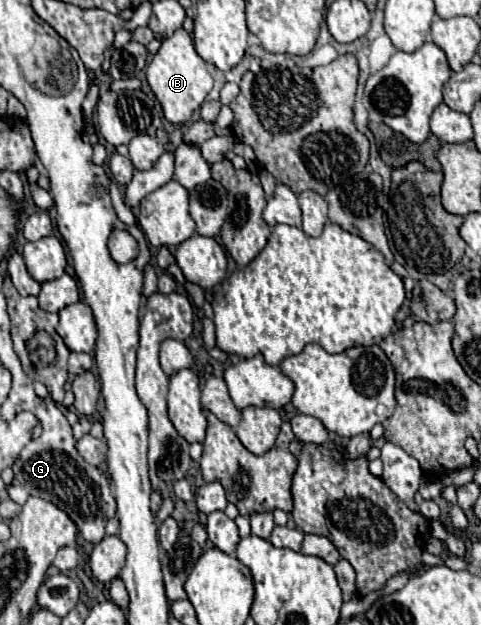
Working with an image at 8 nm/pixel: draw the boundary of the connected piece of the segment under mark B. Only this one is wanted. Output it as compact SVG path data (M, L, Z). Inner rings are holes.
M177 29L171 37L167 37L161 43L161 49L147 65L147 81L163 107L165 119L175 125L189 121L193 111L201 107L201 103L205 101L207 93L213 87L213 79L207 71L207 63L197 55L193 41L185 29Z

